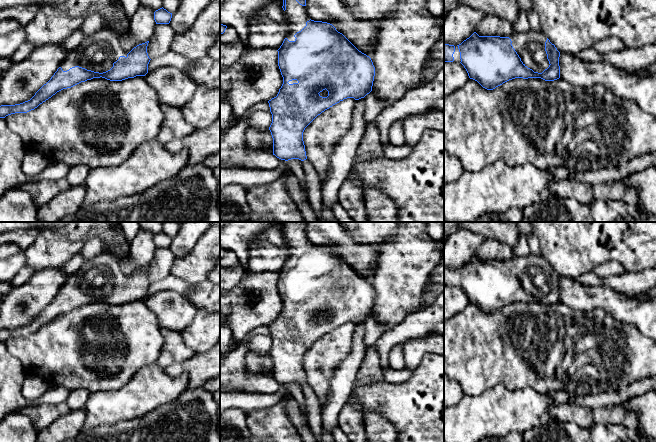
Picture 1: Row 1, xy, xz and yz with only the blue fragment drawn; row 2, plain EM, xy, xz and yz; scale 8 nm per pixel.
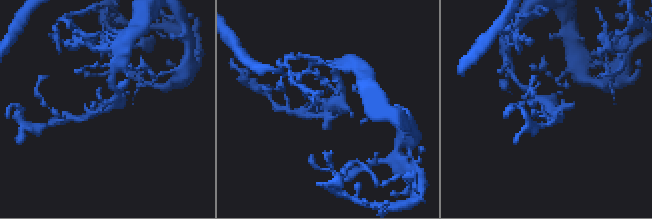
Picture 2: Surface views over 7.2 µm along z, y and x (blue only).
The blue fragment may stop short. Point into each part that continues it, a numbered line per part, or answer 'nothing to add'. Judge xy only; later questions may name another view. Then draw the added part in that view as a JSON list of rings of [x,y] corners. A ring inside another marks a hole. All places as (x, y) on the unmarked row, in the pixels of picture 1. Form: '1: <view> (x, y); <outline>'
1: xy (97, 276); [[[99,253],[69,275],[60,291],[63,295],[79,290],[94,296],[106,296],[120,280],[127,281],[128,276],[122,271],[122,264],[127,260],[128,256]]]

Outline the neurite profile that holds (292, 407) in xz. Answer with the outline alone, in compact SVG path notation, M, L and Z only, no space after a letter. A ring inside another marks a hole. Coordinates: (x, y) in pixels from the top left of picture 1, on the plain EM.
M286 392L285 394L283 394L282 399L286 401L286 412L290 420L297 428L303 442L317 442L317 440L313 436L311 429L309 428L308 421L303 417L300 406L294 399L294 397L289 392Z

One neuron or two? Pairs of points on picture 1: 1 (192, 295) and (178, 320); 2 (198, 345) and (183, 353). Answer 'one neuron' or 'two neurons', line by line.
1: one neuron
2: two neurons

